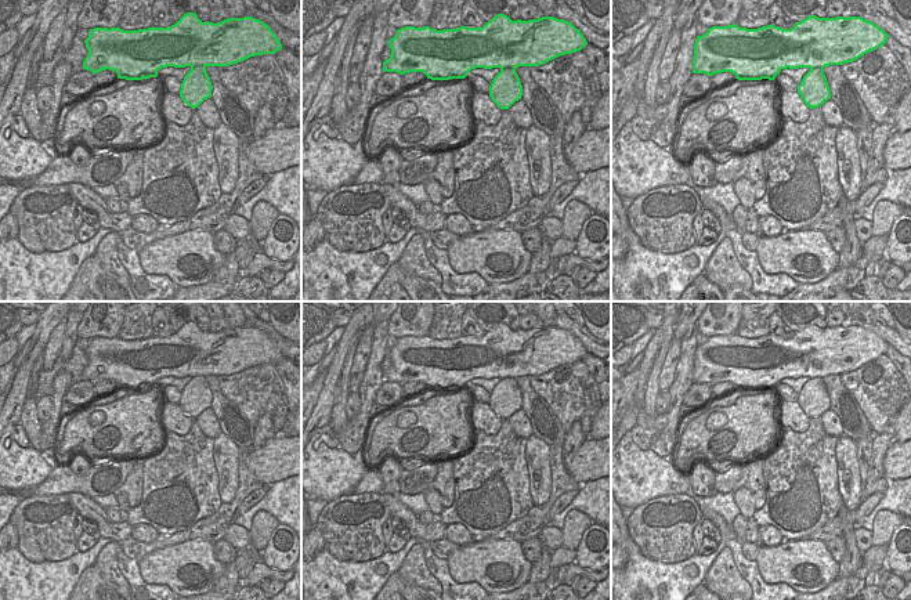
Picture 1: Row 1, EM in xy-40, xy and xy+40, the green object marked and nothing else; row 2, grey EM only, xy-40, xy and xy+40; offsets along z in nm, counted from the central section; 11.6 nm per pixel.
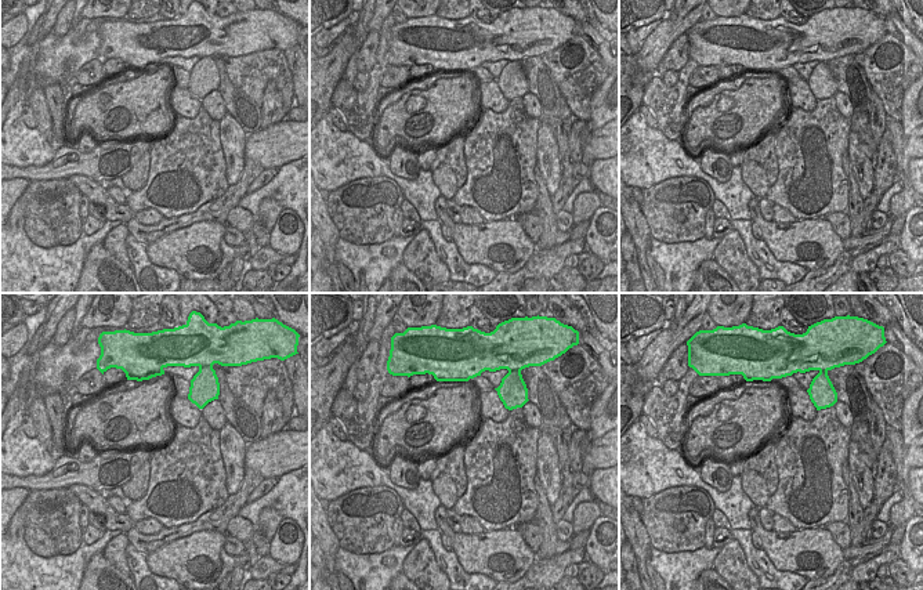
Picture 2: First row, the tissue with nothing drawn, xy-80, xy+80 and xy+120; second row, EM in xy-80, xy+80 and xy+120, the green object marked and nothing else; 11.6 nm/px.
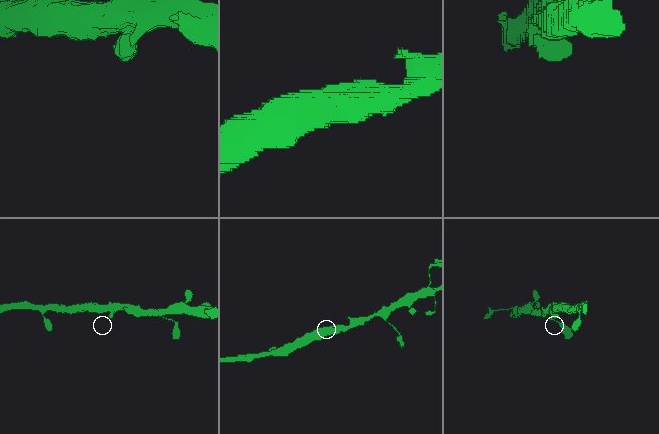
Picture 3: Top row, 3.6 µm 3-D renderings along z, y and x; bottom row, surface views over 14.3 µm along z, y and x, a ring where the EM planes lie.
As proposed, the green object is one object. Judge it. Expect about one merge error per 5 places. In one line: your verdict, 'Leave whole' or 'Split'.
Leave whole.

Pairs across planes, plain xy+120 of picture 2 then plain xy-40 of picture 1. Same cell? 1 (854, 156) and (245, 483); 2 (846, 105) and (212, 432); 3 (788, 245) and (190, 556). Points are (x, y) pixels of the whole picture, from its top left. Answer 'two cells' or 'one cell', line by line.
1: two cells
2: one cell
3: one cell

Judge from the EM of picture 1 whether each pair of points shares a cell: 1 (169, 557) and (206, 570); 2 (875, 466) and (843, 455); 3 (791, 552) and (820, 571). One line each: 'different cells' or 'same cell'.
1: same cell
2: different cells
3: same cell

